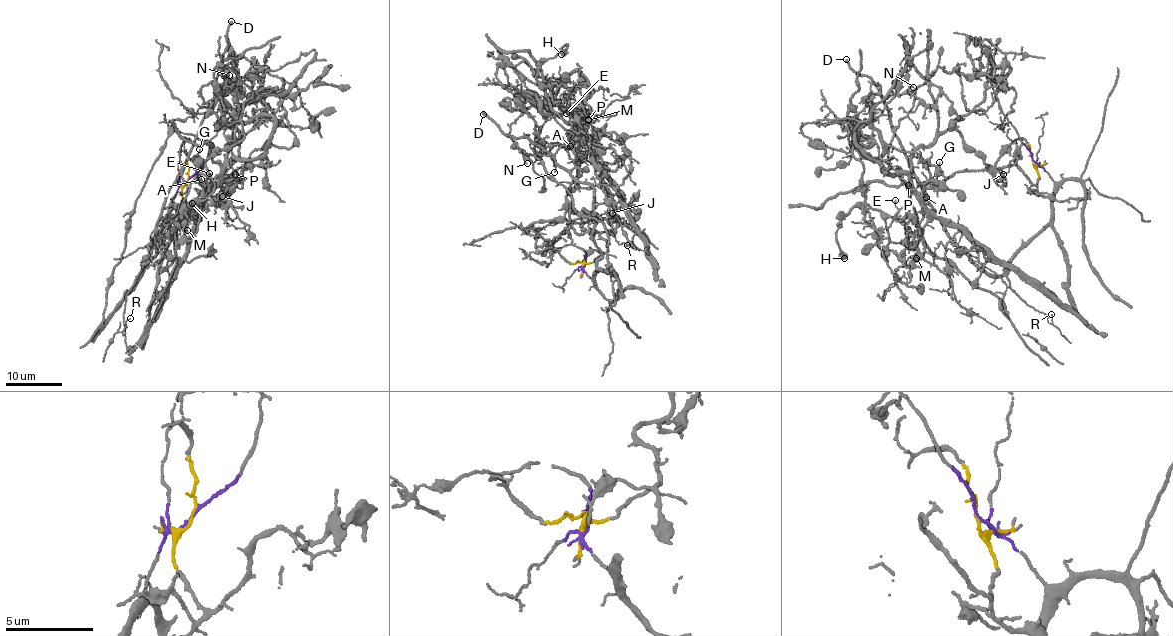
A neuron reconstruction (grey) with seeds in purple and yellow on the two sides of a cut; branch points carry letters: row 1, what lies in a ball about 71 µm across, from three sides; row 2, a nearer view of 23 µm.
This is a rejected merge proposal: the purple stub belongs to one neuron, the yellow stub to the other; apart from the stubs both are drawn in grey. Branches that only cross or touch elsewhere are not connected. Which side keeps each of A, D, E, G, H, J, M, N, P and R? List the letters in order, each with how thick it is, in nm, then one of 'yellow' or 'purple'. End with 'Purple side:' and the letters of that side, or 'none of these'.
A: calibre 100 nm; yellow
D: calibre 320 nm; purple
E: calibre 120 nm; yellow
G: calibre 130 nm; purple
H: calibre 700 nm; yellow
J: calibre 100 nm; yellow
M: calibre 170 nm; yellow
N: calibre 110 nm; purple
P: calibre 140 nm; yellow
R: calibre 80 nm; purple
Purple side: D, G, N, R

